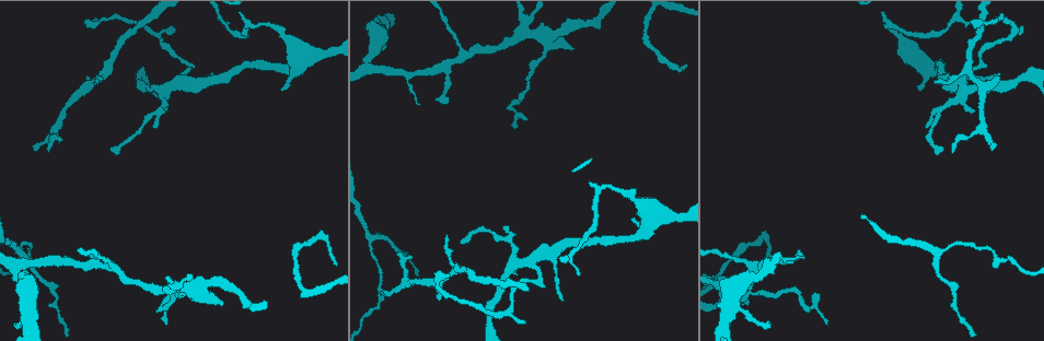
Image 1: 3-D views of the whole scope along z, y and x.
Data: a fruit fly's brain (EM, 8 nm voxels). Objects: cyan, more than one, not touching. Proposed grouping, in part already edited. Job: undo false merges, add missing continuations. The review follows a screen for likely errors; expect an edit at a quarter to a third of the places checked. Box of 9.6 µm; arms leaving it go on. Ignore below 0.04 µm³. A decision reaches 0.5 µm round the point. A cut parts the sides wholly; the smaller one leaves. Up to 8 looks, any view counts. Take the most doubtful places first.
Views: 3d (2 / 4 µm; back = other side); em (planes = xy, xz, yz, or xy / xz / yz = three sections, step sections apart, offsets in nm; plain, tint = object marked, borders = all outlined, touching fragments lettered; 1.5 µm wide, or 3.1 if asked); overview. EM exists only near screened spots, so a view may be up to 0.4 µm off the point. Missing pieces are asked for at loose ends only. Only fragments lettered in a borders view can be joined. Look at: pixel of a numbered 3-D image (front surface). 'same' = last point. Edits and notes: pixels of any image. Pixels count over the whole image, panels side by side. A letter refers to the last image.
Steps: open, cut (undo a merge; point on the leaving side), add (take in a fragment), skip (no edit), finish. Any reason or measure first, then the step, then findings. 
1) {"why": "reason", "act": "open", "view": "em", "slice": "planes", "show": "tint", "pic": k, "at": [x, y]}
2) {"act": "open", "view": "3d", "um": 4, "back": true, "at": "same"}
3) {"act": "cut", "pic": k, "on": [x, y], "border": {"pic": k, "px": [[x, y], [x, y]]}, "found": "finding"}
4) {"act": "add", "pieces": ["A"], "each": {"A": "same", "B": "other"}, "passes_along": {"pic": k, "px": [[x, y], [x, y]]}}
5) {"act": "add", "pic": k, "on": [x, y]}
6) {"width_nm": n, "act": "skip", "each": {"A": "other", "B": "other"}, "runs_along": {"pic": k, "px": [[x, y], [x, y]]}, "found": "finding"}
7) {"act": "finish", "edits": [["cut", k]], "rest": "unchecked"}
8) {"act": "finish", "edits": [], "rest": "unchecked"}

{"why": "thin end", "act": "open", "view": "3d", "um": 4, "pic": 1, "at": [992, 148]}

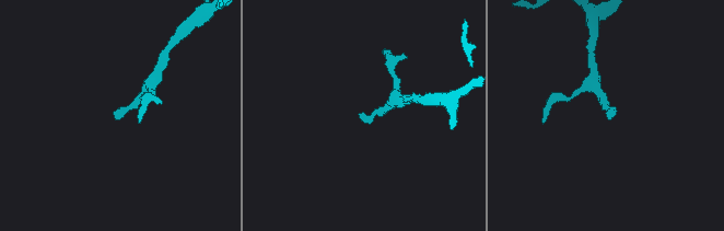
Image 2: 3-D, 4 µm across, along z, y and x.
{"act": "open", "view": "em", "slice": "xy", "step": 8, "show": "borders", "pic": 2, "at": [359, 114]}

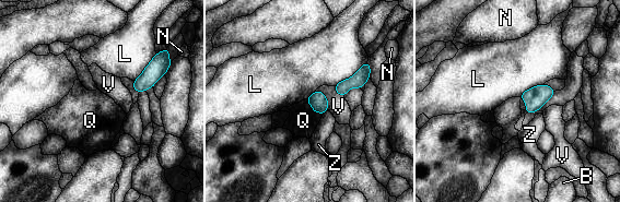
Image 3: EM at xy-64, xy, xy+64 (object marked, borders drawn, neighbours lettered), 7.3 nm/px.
{"act": "open", "view": "em", "slice": "xz", "step": 8, "show": "borders", "at": "same"}

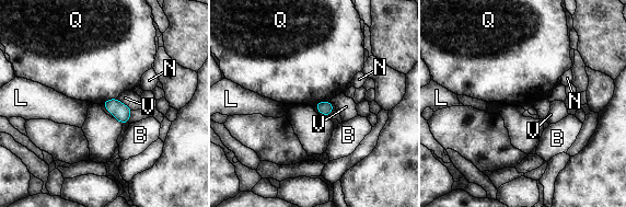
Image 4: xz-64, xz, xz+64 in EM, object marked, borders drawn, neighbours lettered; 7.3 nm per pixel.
{"act": "skip", "each": {"B": "other", "L": "other", "N": "other", "Q": "other", "V": "other"}, "border": {"pic": 4, "px": [[329, 101], [321, 101], [314, 105]]}, "found": "none of them fits"}

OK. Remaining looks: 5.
{"why": "abrupt turn", "act": "open", "view": "3d", "um": 4, "pic": 1, "at": [544, 49]}

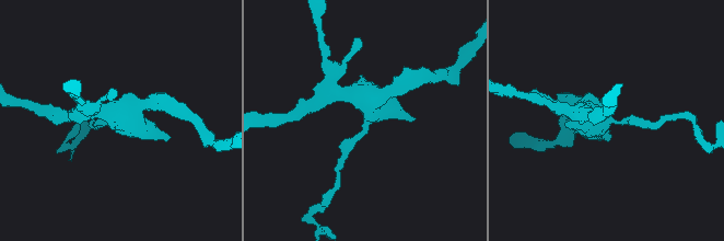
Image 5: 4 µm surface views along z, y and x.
{"why": "need the tissue", "act": "open", "view": "em", "slice": "planes", "show": "borders", "pic": 5, "at": [612, 122]}

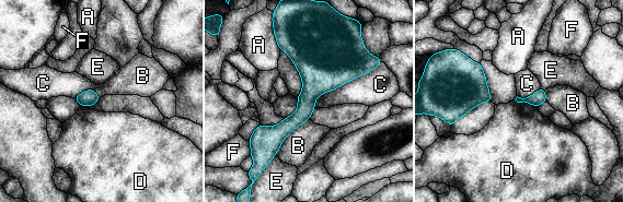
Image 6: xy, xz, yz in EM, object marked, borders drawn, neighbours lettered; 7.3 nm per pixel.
{"width_nm": 70, "act": "skip", "each": {"A": "other", "B": "other", "C": "other", "D": "other", "E": "other", "F": "other"}, "border": {"pic": 6, "px": [[515, 99], [537, 106]]}, "found": "all the same neuron"}

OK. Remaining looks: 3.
{"why": "abrupt turn", "act": "open", "view": "em", "slice": "planes", "show": "borders", "pic": 1, "at": [18, 267]}

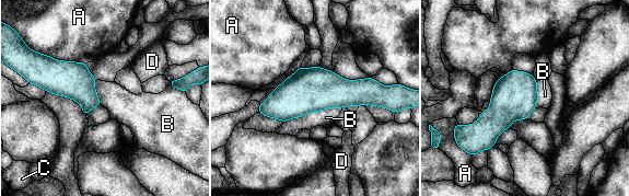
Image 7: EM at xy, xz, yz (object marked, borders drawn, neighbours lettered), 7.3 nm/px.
{"act": "skip", "each": {"A": "other", "B": "other", "C": "other", "D": "other"}, "border": {"pic": 7, "px": [[340, 106], [306, 112], [284, 122]]}, "found": "all the same neuron"}

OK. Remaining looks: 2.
{"act": "finish", "edits": [], "rest": "unchecked"}

